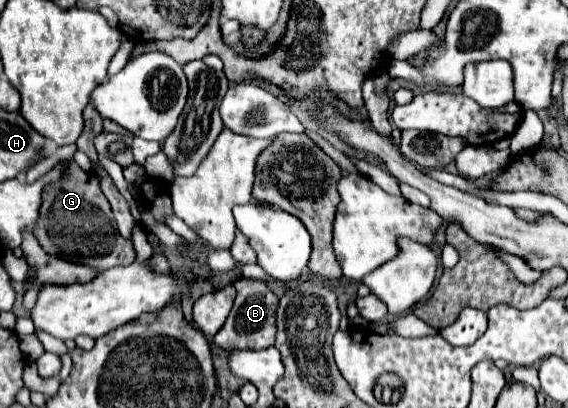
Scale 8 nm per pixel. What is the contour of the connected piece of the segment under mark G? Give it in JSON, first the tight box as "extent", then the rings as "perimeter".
{"extent":[34,161,136,271],"perimeter":[[[68,161],[60,179],[48,183],[42,191],[40,219],[34,227],[36,239],[46,253],[58,255],[60,259],[90,265],[98,271],[128,265],[136,259],[132,241],[122,239],[112,217],[108,199],[100,189],[100,179],[92,171],[84,171],[76,161]]]}

